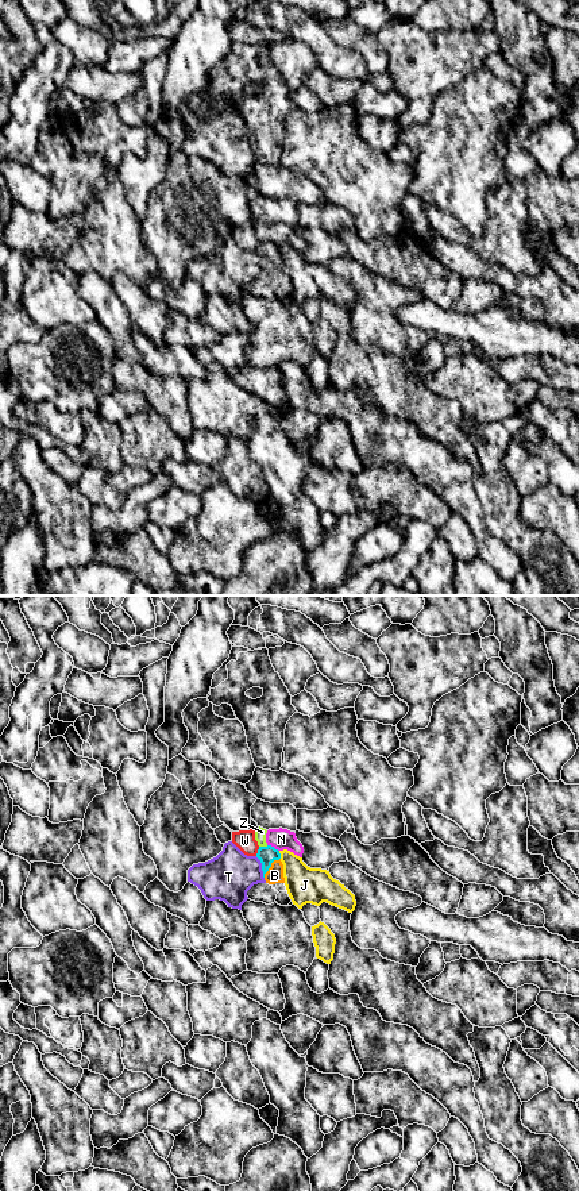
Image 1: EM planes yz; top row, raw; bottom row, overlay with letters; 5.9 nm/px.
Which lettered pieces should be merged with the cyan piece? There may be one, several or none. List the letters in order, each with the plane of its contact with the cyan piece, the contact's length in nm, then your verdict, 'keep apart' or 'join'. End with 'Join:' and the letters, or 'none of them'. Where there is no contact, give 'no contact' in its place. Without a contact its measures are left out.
B: yz | 160 nm | join
J: yz | 50 nm | keep apart
N: yz | 80 nm | keep apart
T: yz | 140 nm | keep apart
W: yz | 60 nm | keep apart
Z: yz | 60 nm | keep apart
Join: B

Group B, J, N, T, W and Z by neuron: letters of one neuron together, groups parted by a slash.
B / J / N W Z / T

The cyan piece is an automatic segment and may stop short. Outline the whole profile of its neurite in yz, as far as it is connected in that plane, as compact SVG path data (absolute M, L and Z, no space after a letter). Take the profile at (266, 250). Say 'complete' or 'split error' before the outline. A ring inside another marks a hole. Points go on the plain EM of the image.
split error; M271 240L259 242L256 253L262 258L263 273L266 278L285 278L283 259L281 257L281 248Z

